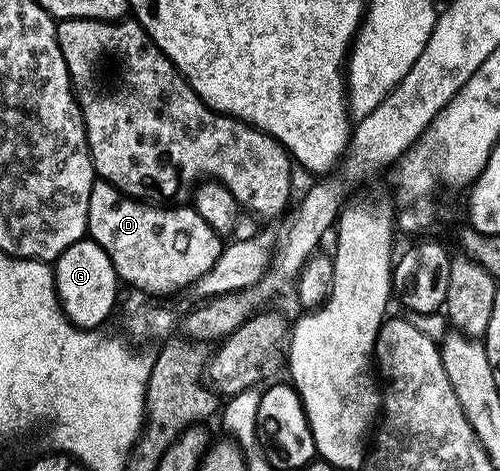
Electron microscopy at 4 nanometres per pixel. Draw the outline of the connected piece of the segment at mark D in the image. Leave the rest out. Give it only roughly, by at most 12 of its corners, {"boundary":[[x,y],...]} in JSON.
{"boundary":[[101,179],[89,240],[146,293],[189,290],[223,238],[189,204]]}

